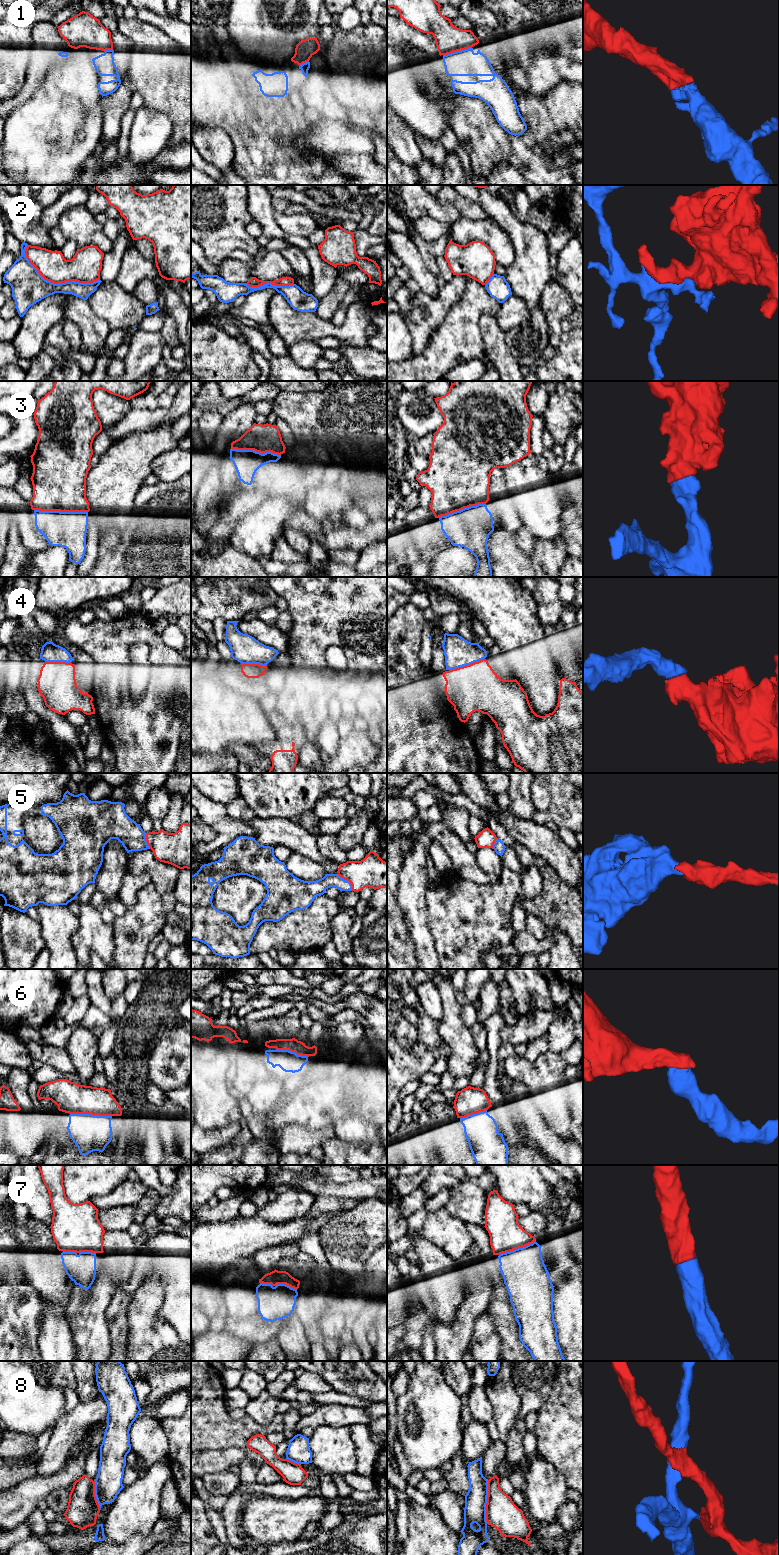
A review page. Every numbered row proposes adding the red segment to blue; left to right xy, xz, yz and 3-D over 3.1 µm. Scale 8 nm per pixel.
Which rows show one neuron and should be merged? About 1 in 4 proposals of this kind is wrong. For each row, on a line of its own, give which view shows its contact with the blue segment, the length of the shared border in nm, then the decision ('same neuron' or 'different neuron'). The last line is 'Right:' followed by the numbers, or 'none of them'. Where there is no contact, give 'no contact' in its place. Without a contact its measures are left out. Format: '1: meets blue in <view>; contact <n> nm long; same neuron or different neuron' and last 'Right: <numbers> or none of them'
1: meets blue in yz; contact 240 nm long; same neuron
2: meets blue in xy; contact 650 nm long; different neuron
3: meets blue in xy; contact 440 nm long; same neuron
4: meets blue in yz; contact 300 nm long; same neuron
5: meets blue in xz; contact 180 nm long; same neuron
6: meets blue in xy; contact 340 nm long; same neuron
7: meets blue in yz; contact 320 nm long; same neuron
8: meets blue in yz; contact 360 nm long; different neuron
Right: 1, 3, 4, 5, 6, 7

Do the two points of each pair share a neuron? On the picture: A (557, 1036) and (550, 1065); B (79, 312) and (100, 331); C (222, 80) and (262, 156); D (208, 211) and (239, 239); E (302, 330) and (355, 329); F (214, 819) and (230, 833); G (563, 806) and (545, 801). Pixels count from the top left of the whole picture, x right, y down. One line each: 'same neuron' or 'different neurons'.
A: different neurons
B: same neuron
C: same neuron
D: same neuron
E: same neuron
F: same neuron
G: different neurons

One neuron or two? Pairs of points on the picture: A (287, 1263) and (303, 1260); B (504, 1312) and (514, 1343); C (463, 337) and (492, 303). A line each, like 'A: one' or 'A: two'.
A: one
B: one
C: one

